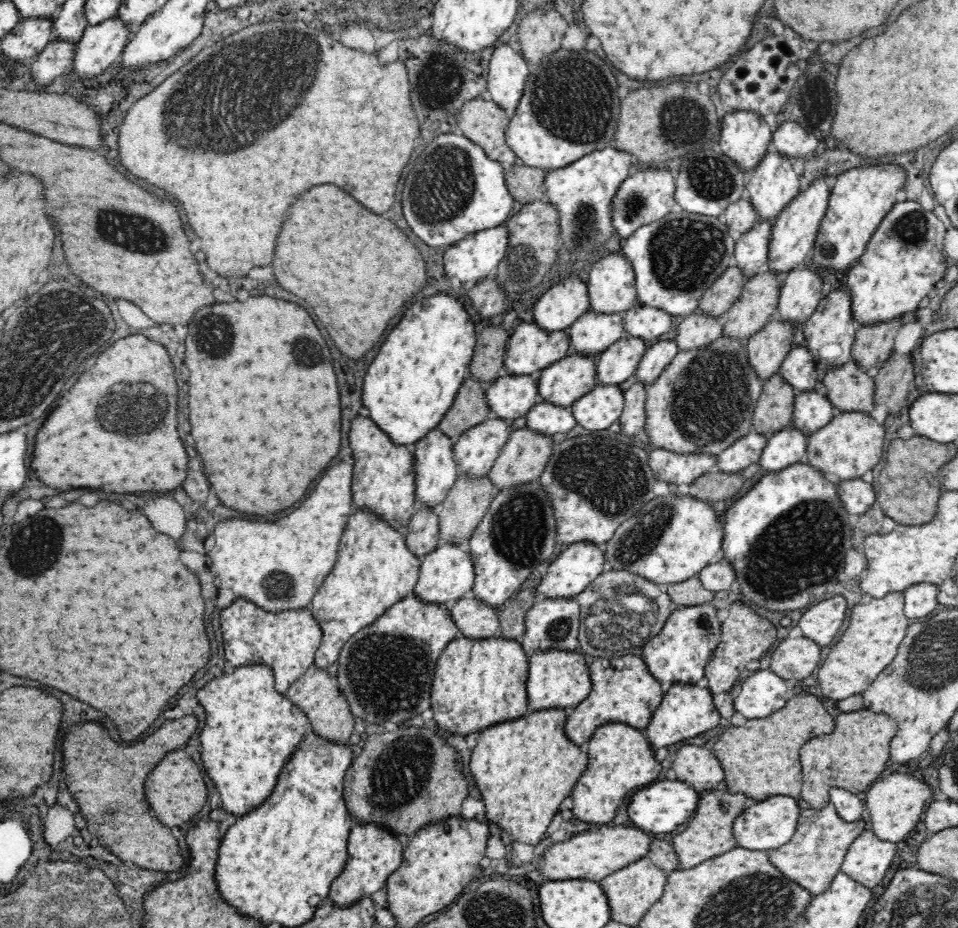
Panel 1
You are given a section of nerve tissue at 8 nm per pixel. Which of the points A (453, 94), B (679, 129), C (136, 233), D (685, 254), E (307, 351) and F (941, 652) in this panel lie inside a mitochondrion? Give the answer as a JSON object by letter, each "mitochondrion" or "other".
{"A":"other","B":"mitochondrion","C":"mitochondrion","D":"mitochondrion","E":"mitochondrion","F":"mitochondrion"}

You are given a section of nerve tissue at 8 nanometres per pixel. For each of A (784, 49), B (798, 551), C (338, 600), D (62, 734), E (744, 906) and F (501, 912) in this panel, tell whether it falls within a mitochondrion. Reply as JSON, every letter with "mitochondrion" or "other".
{"A":"other","B":"mitochondrion","C":"other","D":"other","E":"mitochondrion","F":"mitochondrion"}

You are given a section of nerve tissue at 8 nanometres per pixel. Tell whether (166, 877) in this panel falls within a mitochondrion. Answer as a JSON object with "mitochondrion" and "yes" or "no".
{"mitochondrion":"no"}

